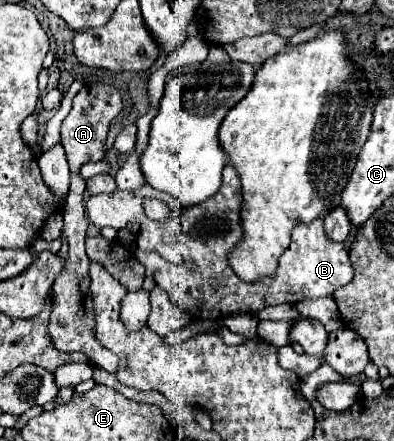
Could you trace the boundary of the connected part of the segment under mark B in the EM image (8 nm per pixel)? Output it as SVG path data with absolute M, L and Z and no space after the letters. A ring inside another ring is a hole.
M227 164L223 168L223 184L219 192L215 192L209 200L195 206L181 206L175 198L165 192L151 188L149 184L141 186L141 190L123 192L121 190L121 210L115 208L111 214L115 218L129 220L129 226L137 238L137 260L145 266L145 274L155 280L159 288L163 288L171 300L191 316L191 320L223 320L225 314L255 314L267 306L277 306L283 302L297 304L305 298L331 296L337 288L349 284L353 280L353 268L349 262L349 254L343 244L331 242L325 236L323 220L315 220L311 224L297 224L293 228L291 246L279 258L279 268L275 278L263 278L255 284L243 282L233 274L227 262L229 250L241 240L241 184L235 168ZM157 198L163 200L171 214L165 220L151 220L143 212L143 200ZM161 242L175 242L181 248L183 262L169 264L155 254L155 246Z

